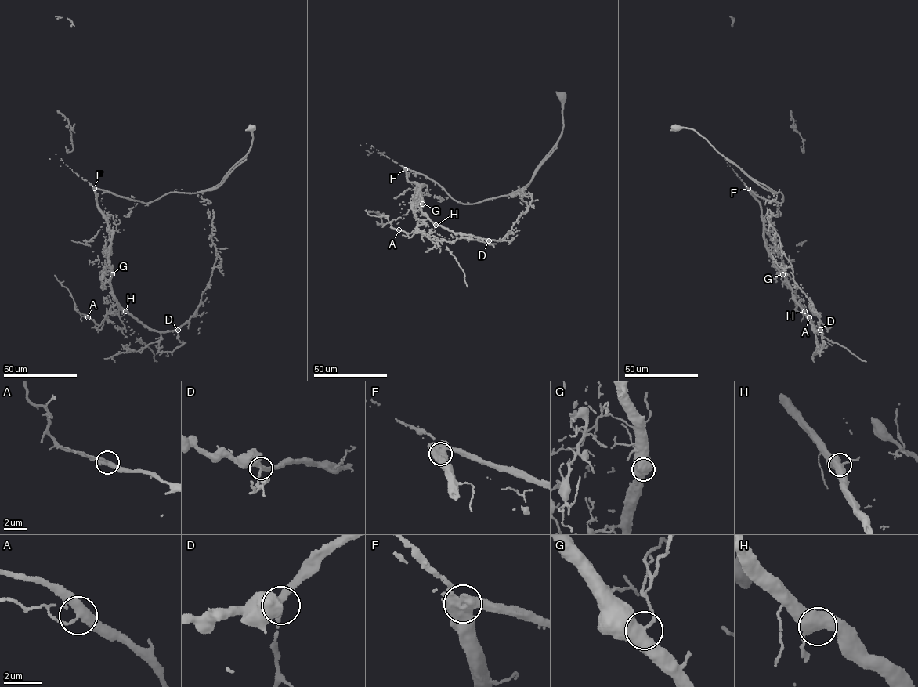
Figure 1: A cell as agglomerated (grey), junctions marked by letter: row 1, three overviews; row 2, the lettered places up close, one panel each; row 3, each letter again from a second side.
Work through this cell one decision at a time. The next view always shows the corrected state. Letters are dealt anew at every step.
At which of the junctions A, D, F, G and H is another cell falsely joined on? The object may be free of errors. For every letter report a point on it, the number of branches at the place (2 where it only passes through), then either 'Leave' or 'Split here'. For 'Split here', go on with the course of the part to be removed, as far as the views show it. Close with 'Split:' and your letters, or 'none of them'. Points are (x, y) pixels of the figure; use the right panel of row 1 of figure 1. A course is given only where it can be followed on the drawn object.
A: Place: (809, 317). Branches: 3. Leave
D: Place: (820, 330). Branches: 3. Leave
F: Place: (748, 188). Branches: 3. Split here. Course of the part to remove: (748, 188), (768, 224), (779, 189), (776, 259), (818, 312), (818, 352), (825, 327), (782, 264), (806, 240)
G: Place: (782, 274). Branches: 3. Leave
H: Place: (804, 311). Branches: 4. Leave
Split: F

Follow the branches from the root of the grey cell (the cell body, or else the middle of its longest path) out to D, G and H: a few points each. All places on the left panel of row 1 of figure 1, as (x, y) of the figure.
D: (252, 128), (249, 151), (211, 188), (146, 203), (95, 189), (113, 232), (113, 298), (153, 330), (178, 330)
G: (252, 128), (249, 151), (211, 188), (171, 192), (146, 203), (95, 189), (98, 209), (113, 232), (112, 274)
H: (252, 128), (249, 151), (211, 188), (146, 203), (95, 189), (113, 232), (110, 287), (125, 311)

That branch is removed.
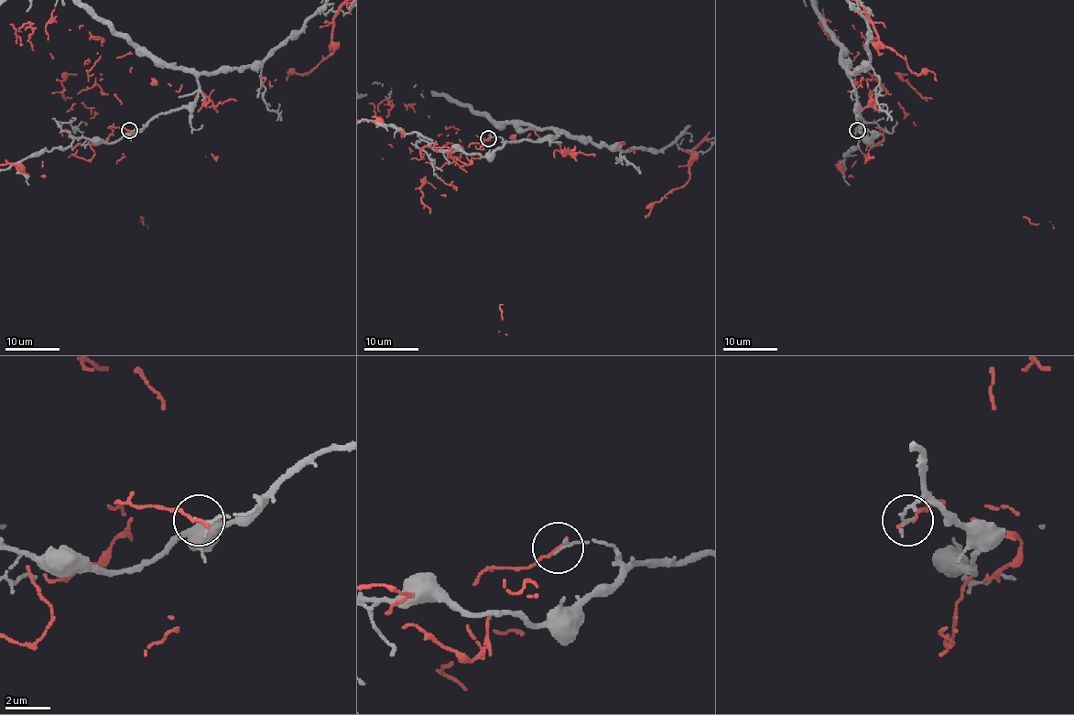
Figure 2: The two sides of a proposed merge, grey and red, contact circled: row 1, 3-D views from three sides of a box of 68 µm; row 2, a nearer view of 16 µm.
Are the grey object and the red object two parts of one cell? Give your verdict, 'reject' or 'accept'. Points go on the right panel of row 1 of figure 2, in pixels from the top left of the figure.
reject

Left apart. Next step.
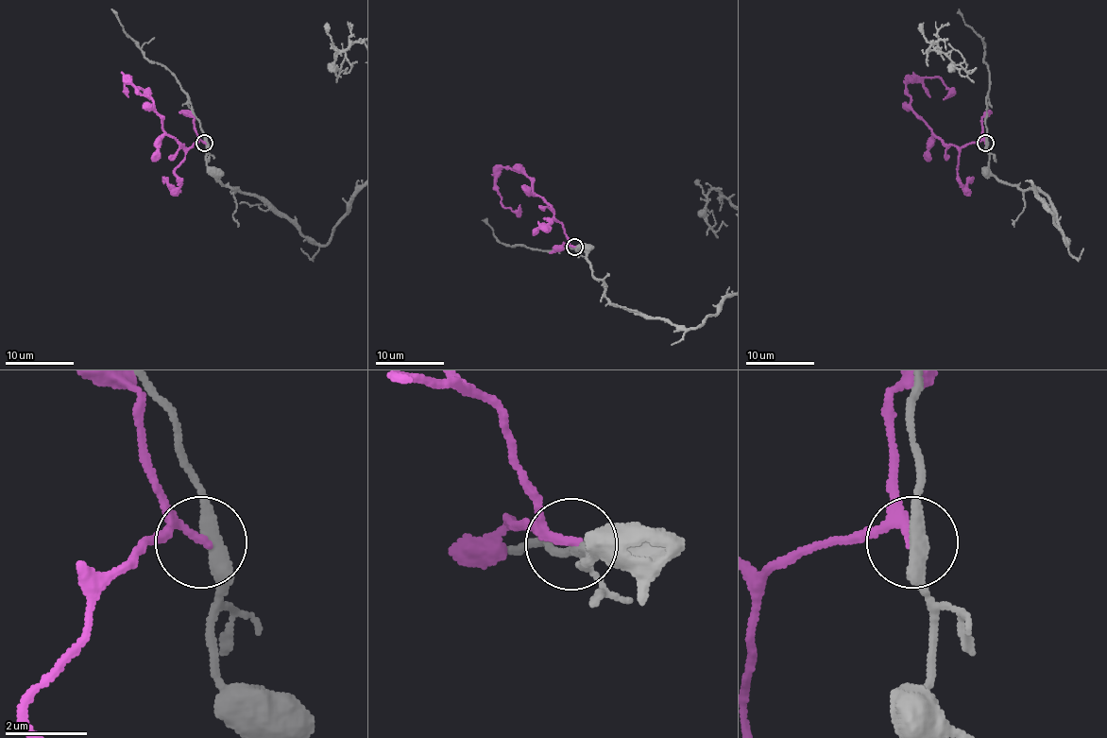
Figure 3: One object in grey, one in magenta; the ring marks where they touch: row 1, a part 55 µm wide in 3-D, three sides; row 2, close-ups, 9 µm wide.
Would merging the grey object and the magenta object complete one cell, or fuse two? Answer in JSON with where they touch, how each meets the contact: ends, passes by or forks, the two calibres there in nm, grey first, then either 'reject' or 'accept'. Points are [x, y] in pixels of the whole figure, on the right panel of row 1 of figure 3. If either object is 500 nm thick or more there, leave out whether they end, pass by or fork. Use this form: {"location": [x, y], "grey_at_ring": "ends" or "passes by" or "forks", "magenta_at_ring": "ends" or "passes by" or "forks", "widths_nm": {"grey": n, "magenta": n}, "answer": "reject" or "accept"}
{"location": [985, 143], "grey_at_ring": "passes by", "magenta_at_ring": "ends", "widths_nm": {"grey": 380, "magenta": 220}, "answer": "reject"}

